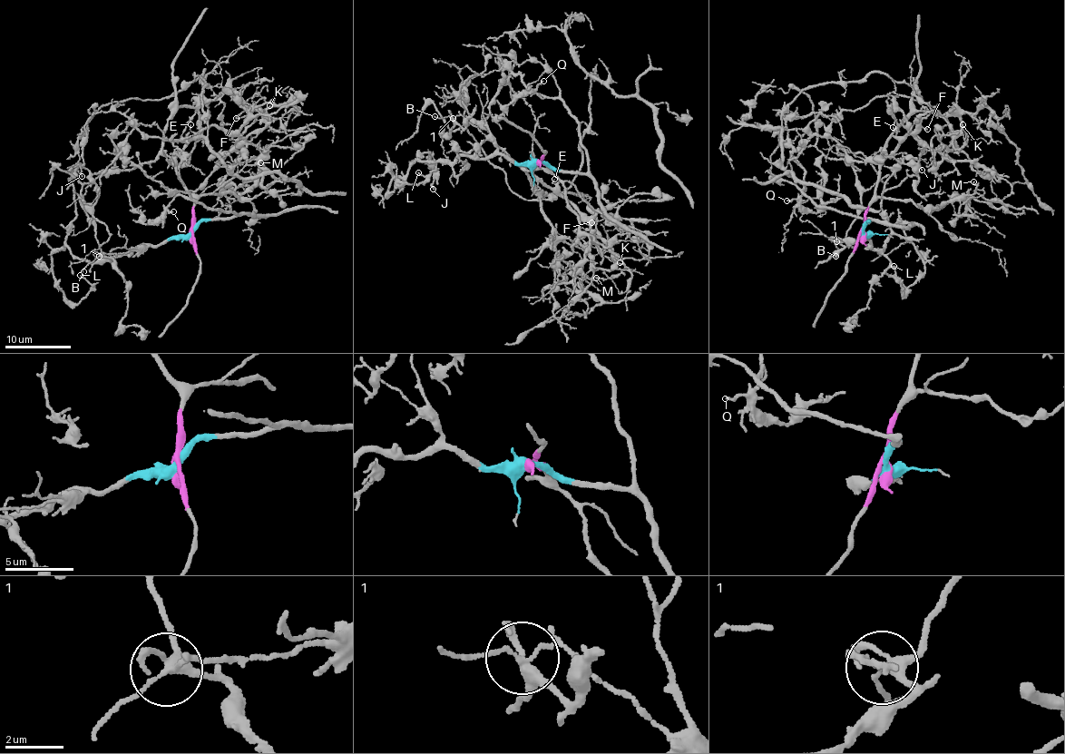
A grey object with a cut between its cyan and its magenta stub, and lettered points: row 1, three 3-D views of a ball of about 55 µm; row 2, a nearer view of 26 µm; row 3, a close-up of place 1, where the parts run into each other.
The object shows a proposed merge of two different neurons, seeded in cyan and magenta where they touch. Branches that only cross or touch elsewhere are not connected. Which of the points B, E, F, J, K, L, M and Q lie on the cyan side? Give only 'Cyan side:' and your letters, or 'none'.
Cyan side: B, J, L, Q

